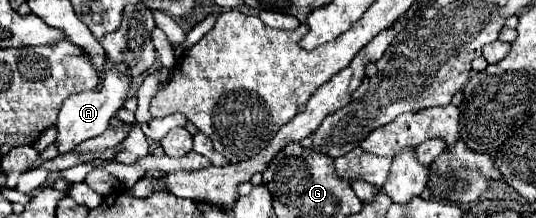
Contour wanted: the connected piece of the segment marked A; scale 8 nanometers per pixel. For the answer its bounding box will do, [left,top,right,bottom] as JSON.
[55,61,131,153]

